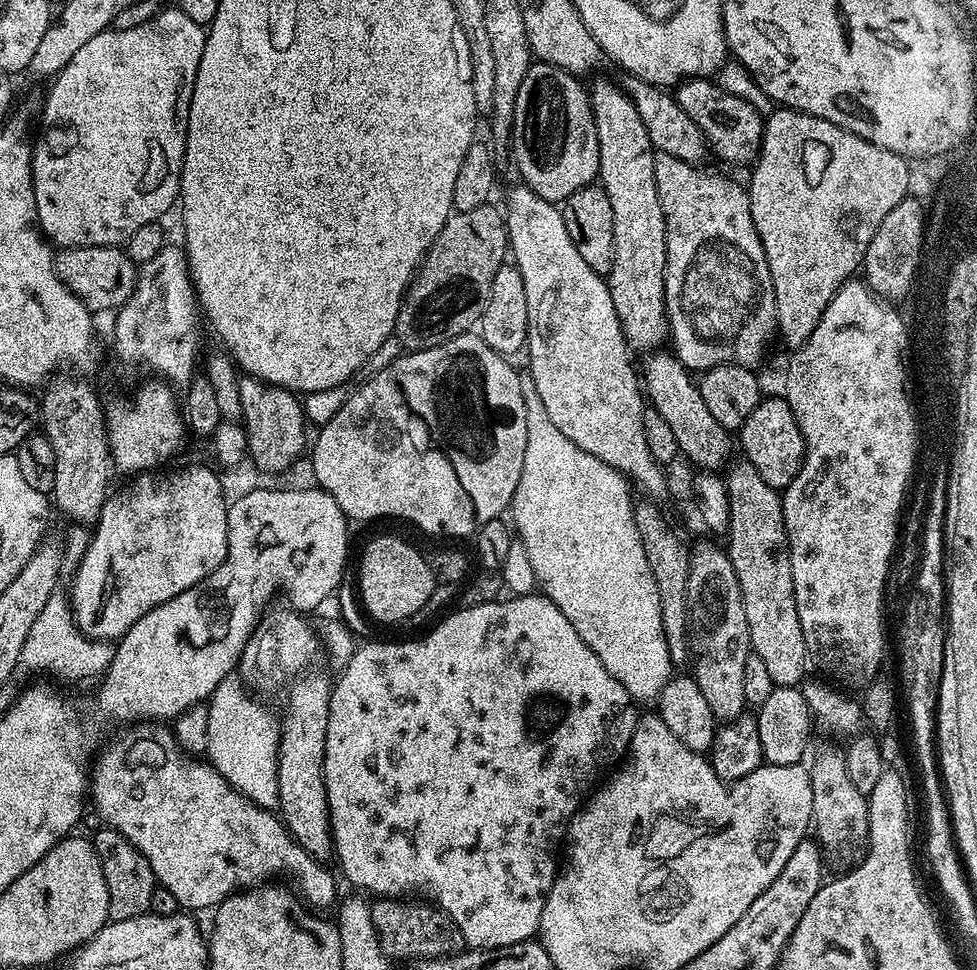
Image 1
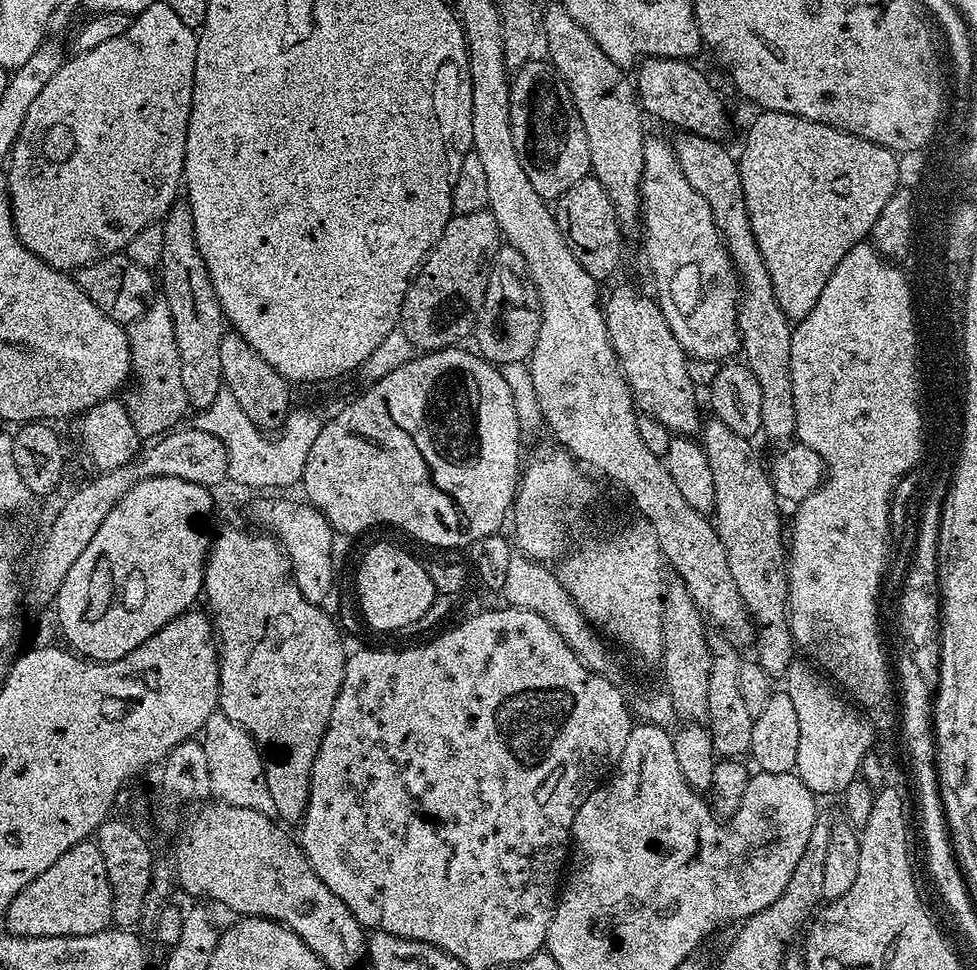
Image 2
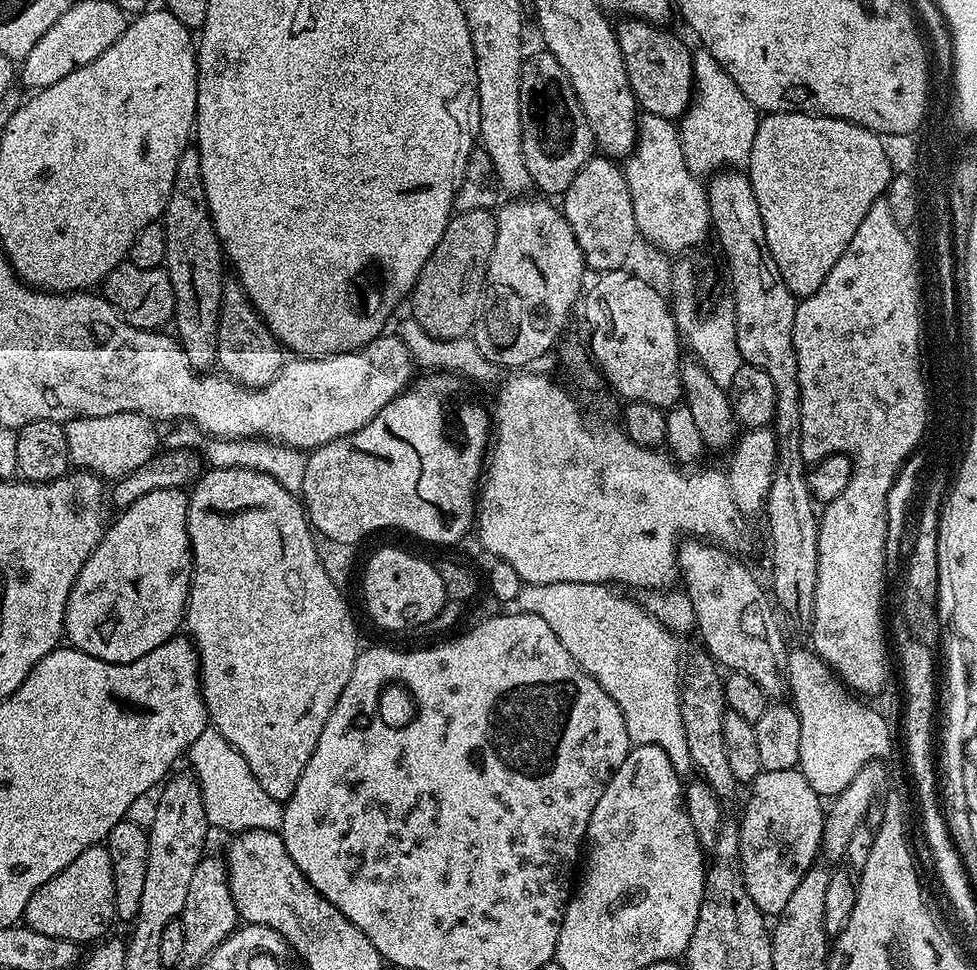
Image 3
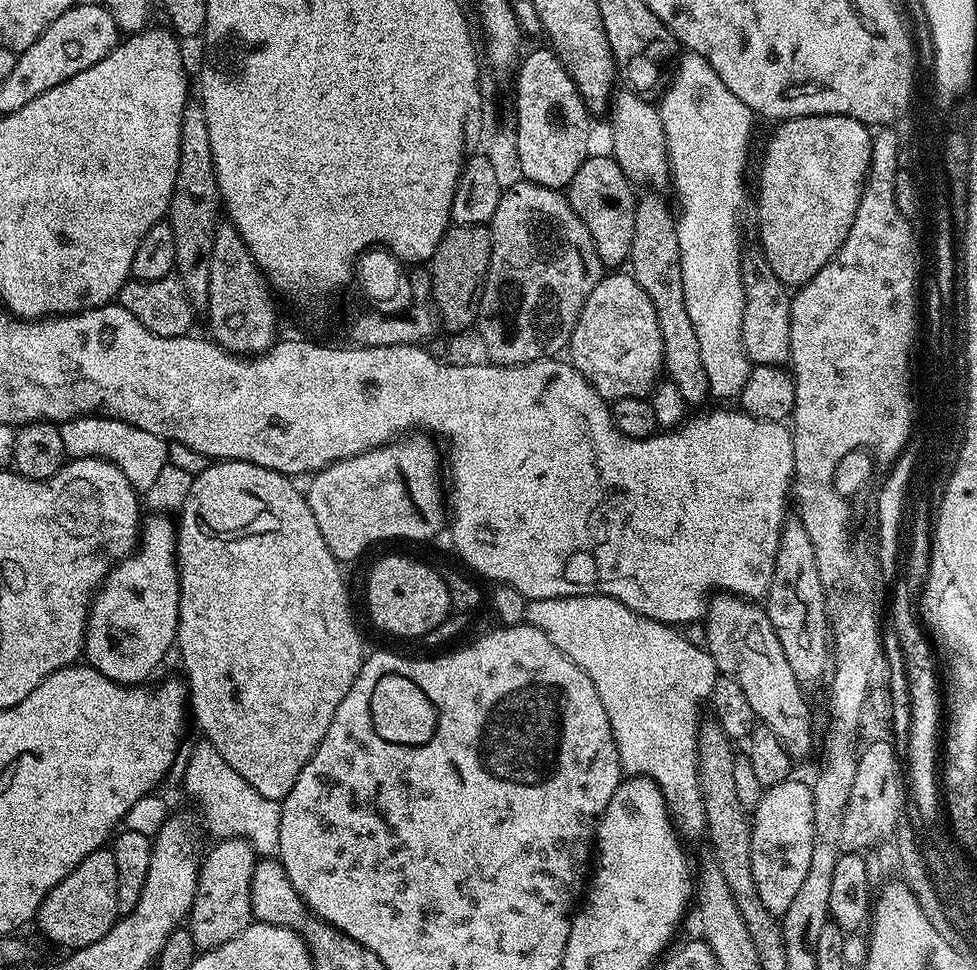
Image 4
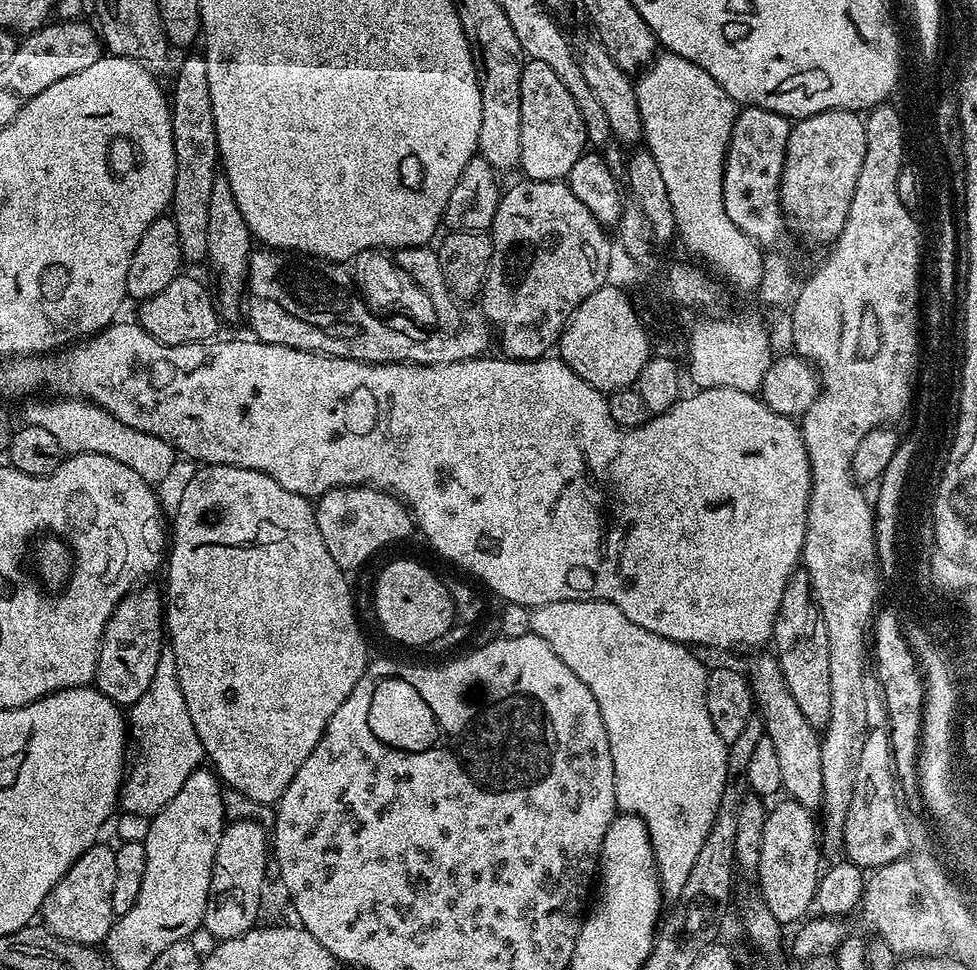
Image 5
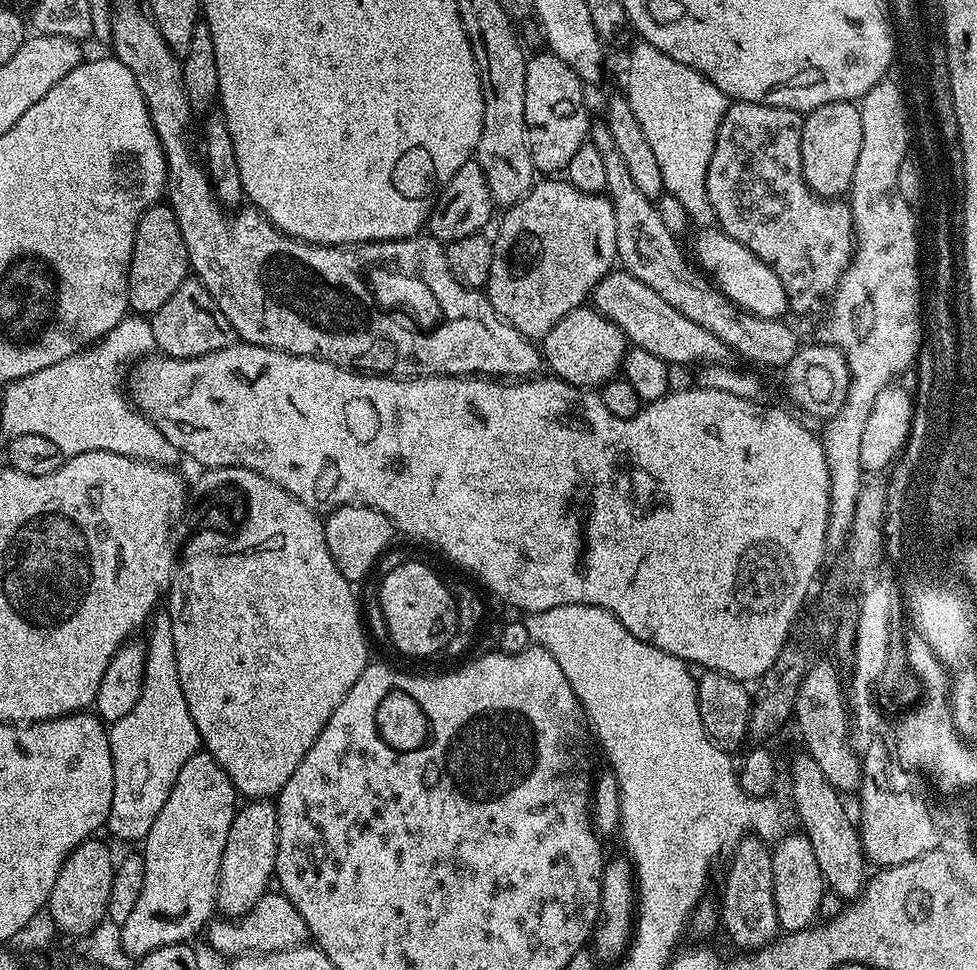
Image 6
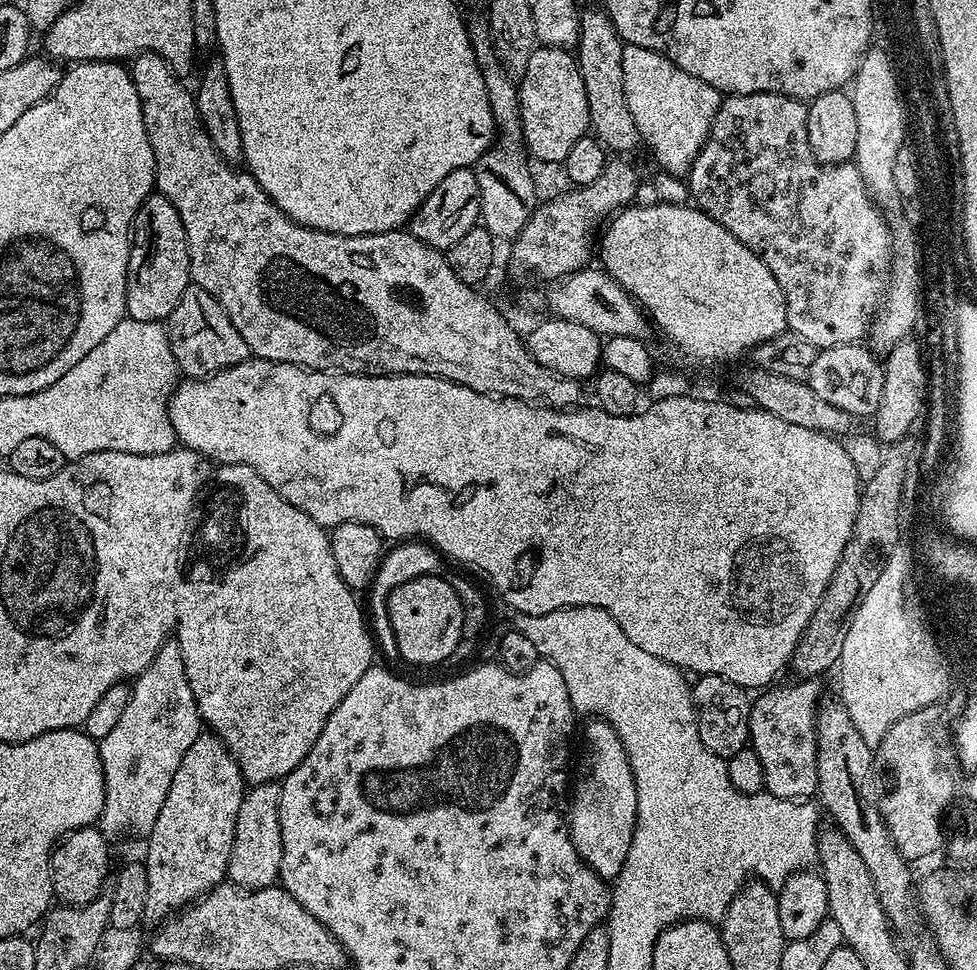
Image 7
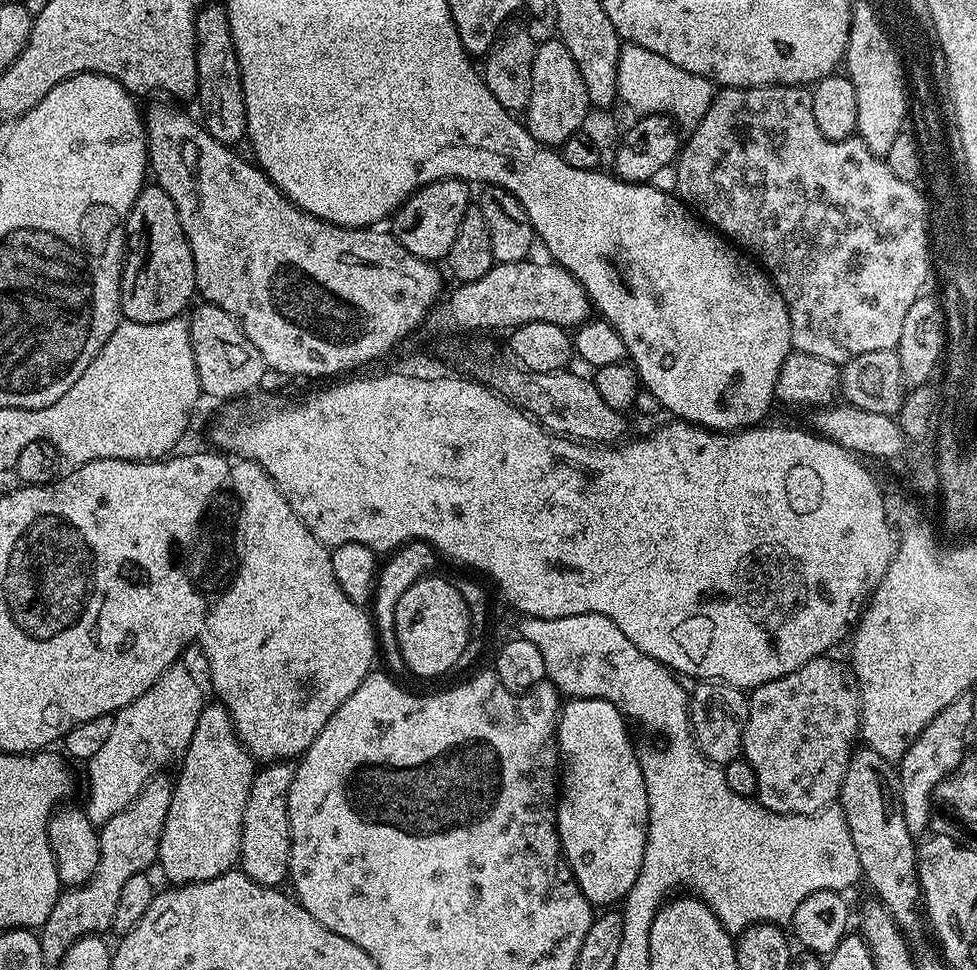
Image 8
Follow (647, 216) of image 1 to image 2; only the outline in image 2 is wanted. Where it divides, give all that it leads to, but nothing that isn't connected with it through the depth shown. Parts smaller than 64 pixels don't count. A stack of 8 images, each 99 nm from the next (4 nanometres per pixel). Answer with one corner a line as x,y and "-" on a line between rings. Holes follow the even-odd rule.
556,2
542,12
546,48
552,51
551,63
570,86
578,114
586,126
592,159
591,175
604,183
621,225
641,219
642,185
644,183
645,113
633,77
615,64
587,28
572,17
563,3

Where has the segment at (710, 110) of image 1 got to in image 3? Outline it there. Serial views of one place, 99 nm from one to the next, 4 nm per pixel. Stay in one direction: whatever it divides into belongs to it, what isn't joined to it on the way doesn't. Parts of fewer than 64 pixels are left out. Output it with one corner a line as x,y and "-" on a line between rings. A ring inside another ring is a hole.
624,18
621,24
615,25
618,46
622,50
622,58
626,62
626,70
630,78
632,91
636,93
636,103
649,116
661,116
675,121
684,115
692,102
694,81
692,78
693,49
687,48
672,32
667,32
664,26
639,18

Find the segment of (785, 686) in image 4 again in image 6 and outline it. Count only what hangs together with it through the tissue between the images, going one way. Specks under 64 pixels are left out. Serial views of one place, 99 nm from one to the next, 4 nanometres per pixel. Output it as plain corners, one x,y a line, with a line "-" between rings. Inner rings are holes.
807,754
796,756
792,760
792,804
794,816
800,819
803,835
807,836
810,846
814,846
814,858
818,858
818,870
822,870
824,883
837,897
855,898
864,890
866,883
866,857
864,848
860,844
860,833
857,825
848,817
848,808
844,805
845,797
837,792
836,788
830,786
830,782
822,770
818,767
818,762

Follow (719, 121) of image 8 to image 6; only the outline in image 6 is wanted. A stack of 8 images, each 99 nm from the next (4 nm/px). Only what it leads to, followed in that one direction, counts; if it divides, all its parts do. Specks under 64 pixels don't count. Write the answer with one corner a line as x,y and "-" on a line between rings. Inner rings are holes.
754,102
729,103
726,114
722,118
722,126
718,126
718,138
714,142
714,154
710,158
710,166
706,174
706,194
712,207
712,215
715,223
721,232
725,232
734,242
742,242
746,250
753,252
759,260
766,262
774,274
778,274
778,282
786,290
788,307
793,313
800,316
816,316
820,311
825,311
826,305
831,301
842,274
848,269
848,263
852,260
852,253
856,243
856,229
852,227
852,206
840,198
825,198
810,191
808,184
804,181
802,174
802,126
804,116
801,113
783,108
782,106
766,106
765,104
755,104

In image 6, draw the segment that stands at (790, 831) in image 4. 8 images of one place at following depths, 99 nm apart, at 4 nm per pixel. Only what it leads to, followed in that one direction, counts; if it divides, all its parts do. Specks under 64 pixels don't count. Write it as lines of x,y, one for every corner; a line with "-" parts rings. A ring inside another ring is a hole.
792,835
779,837
772,848
774,906
784,932
797,932
809,927
820,916
820,904
826,895
824,875
822,870
818,870
818,858
814,858
814,846
810,846
807,836

